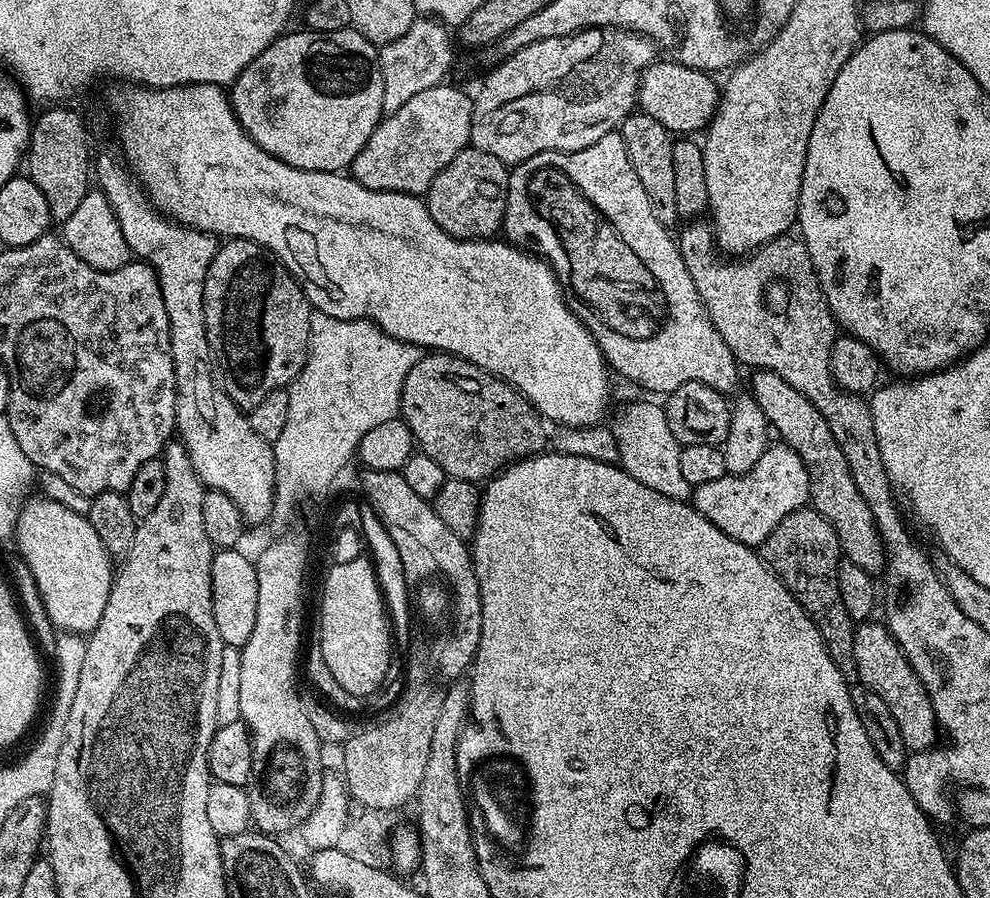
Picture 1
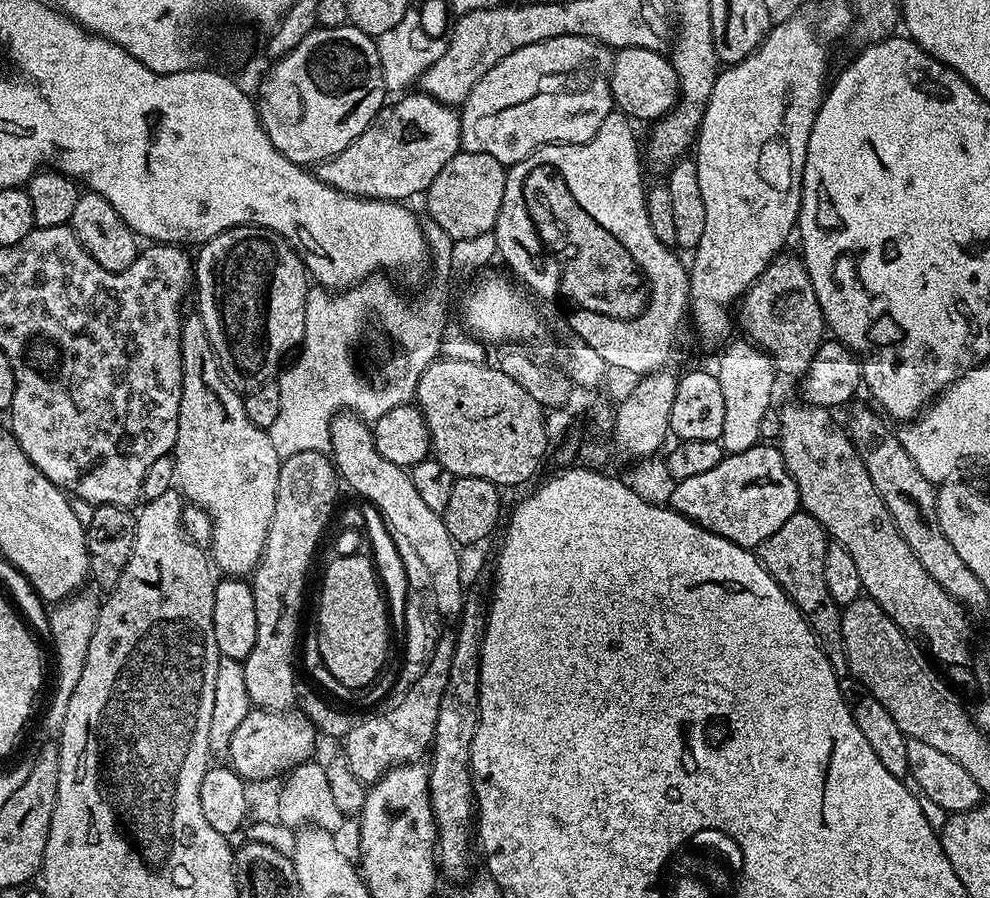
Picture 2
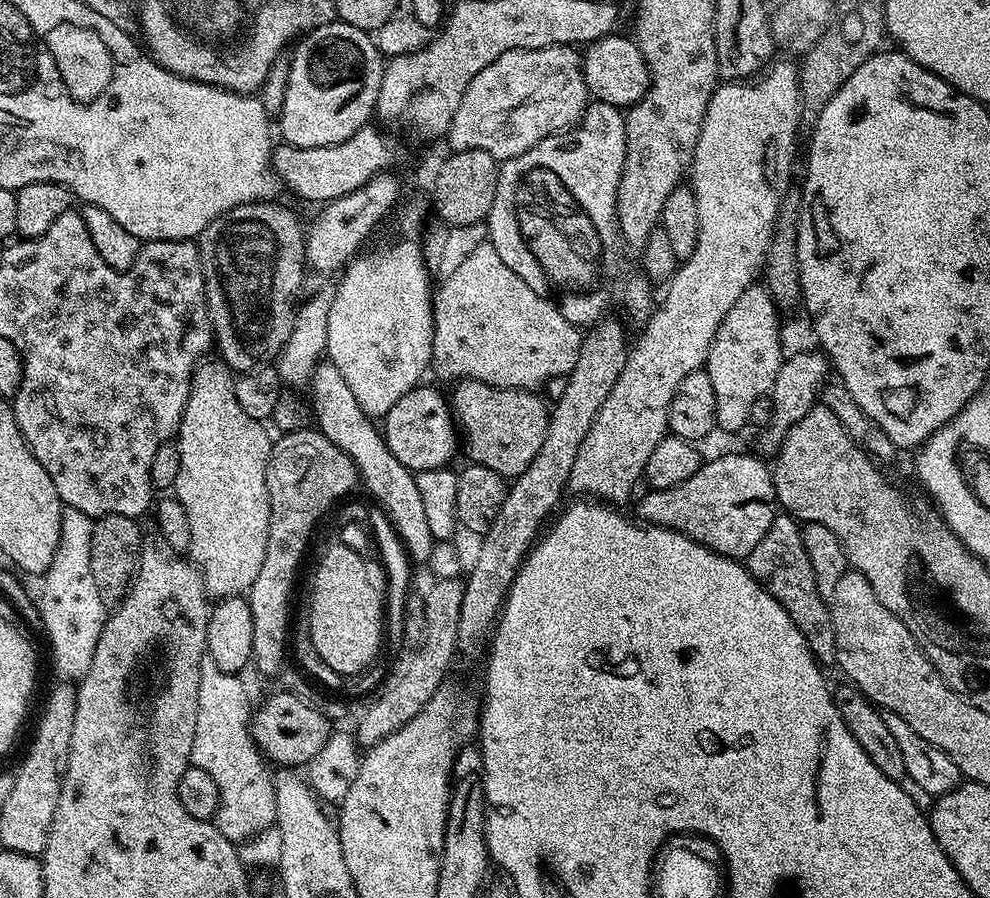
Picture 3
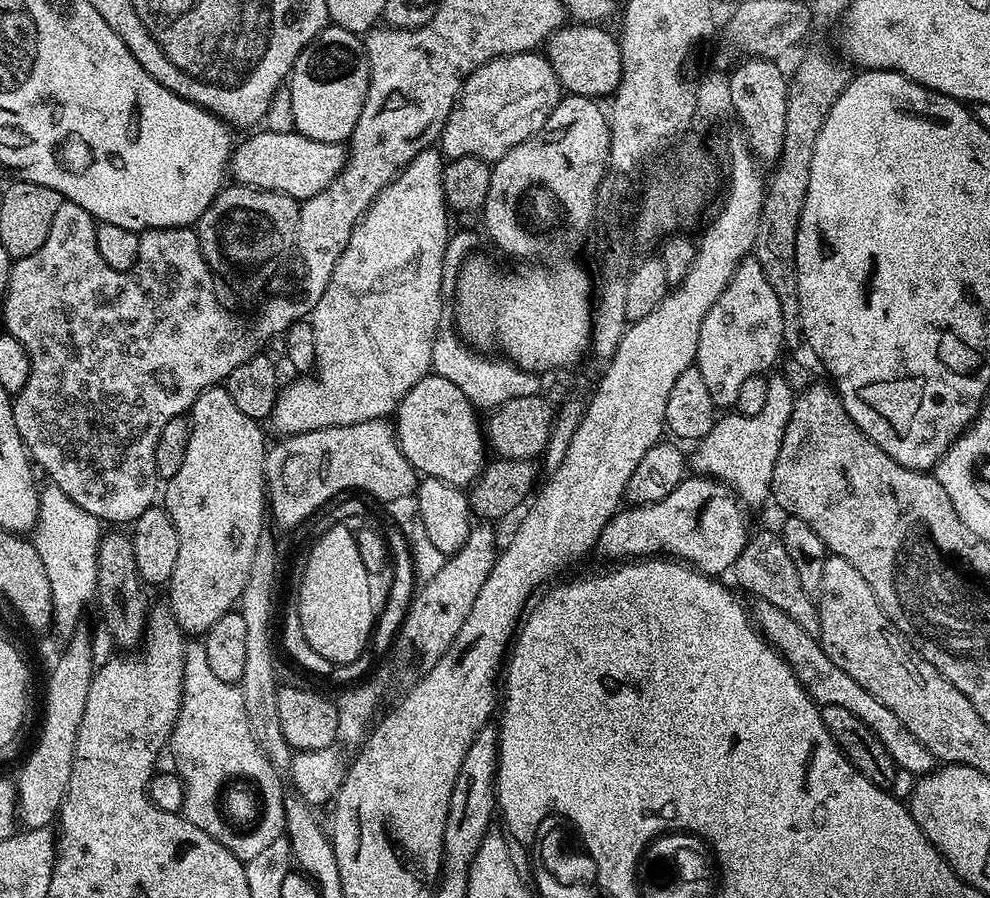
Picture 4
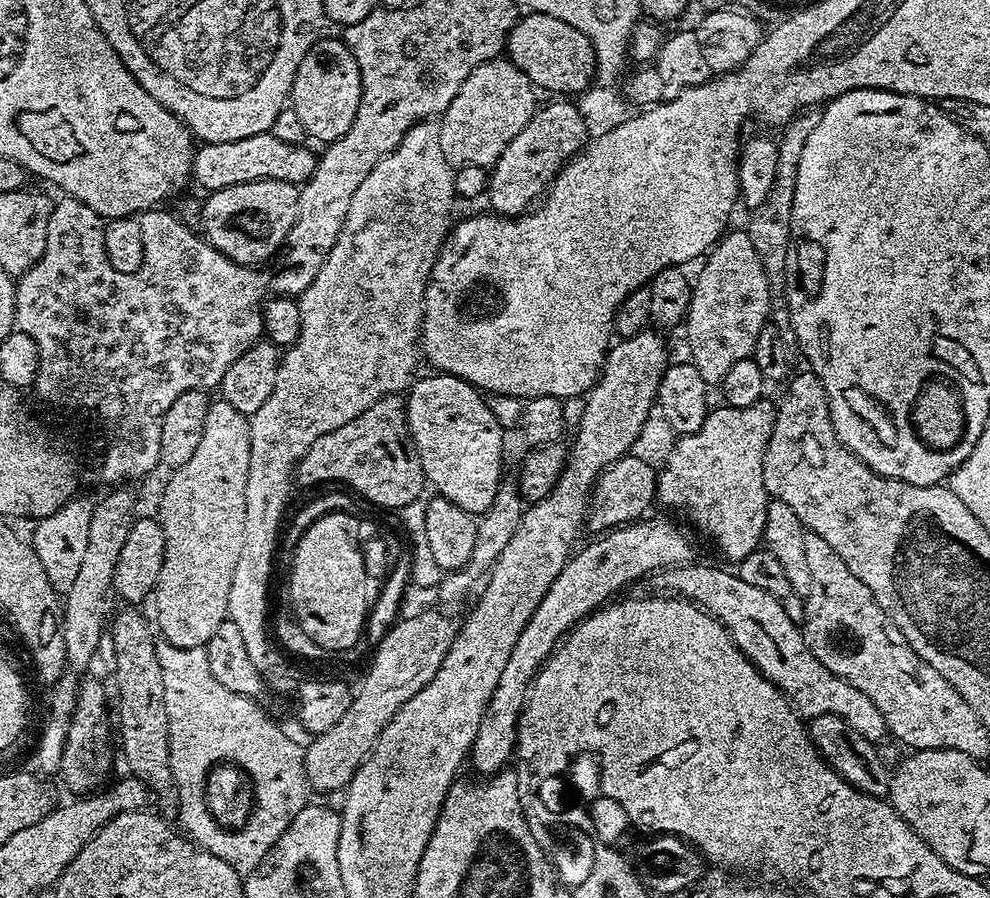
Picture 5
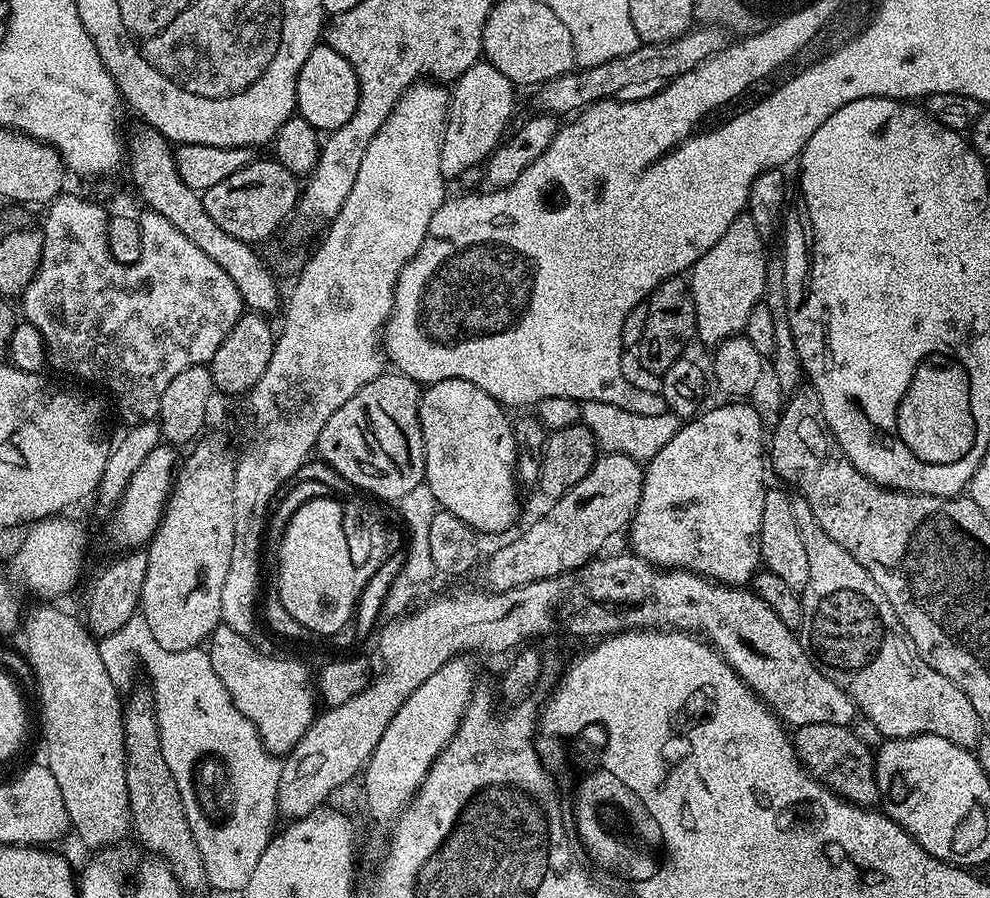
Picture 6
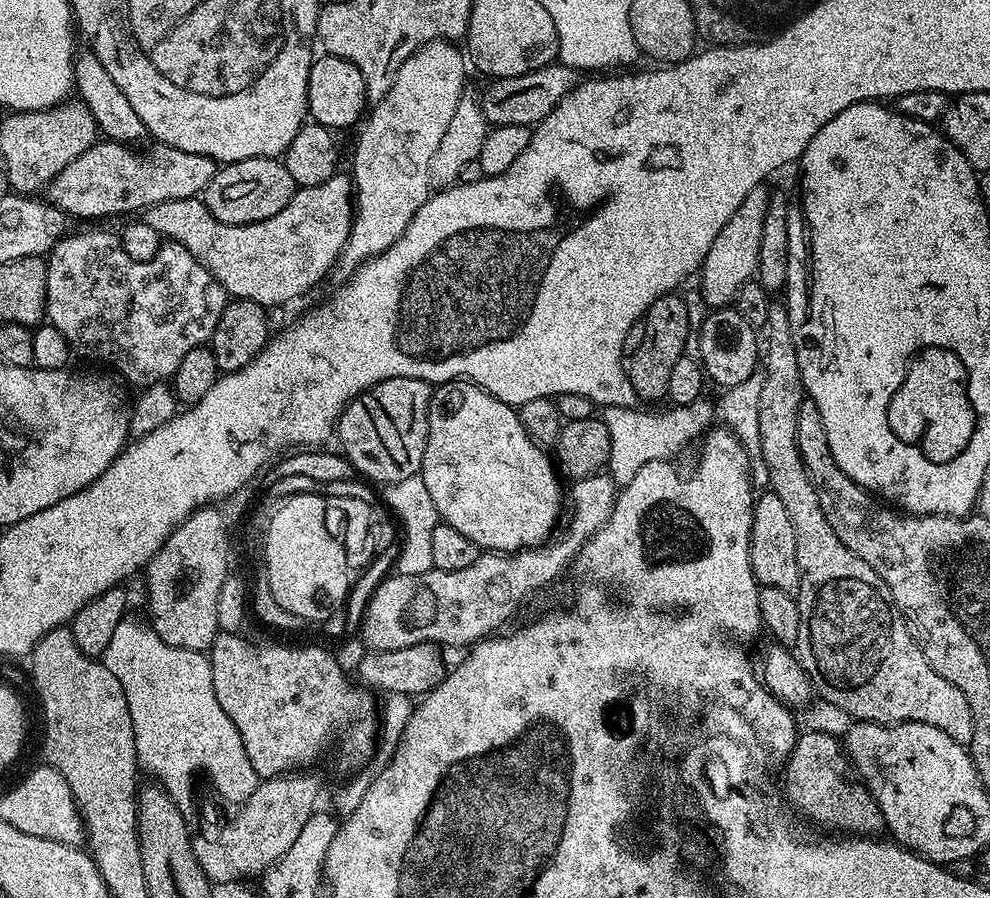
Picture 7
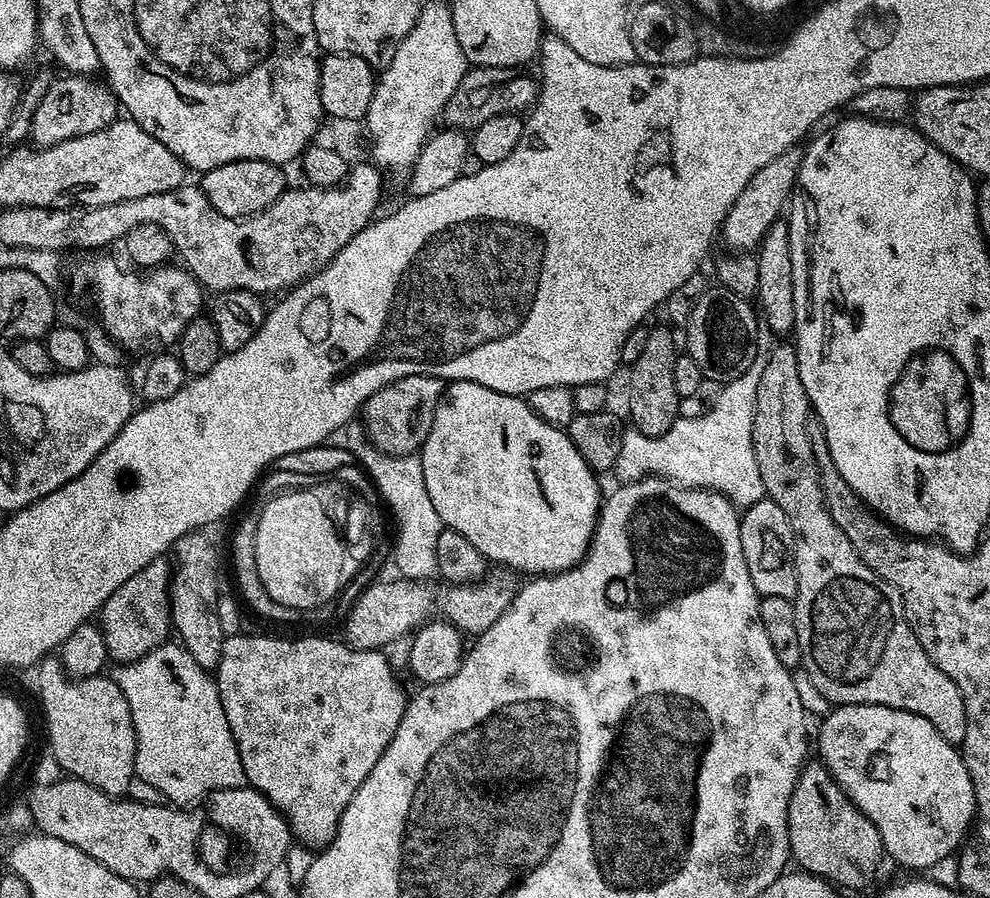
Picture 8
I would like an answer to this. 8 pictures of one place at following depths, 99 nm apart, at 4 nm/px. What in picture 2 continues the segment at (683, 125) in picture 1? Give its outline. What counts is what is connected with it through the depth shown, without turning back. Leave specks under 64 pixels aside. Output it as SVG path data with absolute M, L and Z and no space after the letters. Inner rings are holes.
M622 48L612 66L612 98L615 107L633 121L655 122L665 116L680 94L680 83L671 59L664 52L645 48Z

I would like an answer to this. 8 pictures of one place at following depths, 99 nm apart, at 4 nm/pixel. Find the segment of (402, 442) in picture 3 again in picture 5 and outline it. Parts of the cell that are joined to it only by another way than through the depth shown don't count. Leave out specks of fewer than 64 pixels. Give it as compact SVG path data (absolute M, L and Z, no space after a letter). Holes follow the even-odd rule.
M421 375L406 392L408 429L420 455L425 481L462 510L485 512L500 488L504 429L480 389L457 376L431 375Z

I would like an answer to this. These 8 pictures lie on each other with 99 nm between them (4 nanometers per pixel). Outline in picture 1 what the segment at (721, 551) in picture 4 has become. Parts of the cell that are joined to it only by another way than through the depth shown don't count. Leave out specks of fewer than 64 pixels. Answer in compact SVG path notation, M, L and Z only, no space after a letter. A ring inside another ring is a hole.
M769 444L765 453L758 462L754 463L748 473L740 475L726 475L717 478L714 482L695 485L690 497L690 503L702 518L714 522L722 534L726 534L731 540L737 540L749 546L759 546L774 534L774 526L786 518L786 514L794 514L794 510L805 507L812 499L812 483L808 467L802 462L802 458L788 444Z

